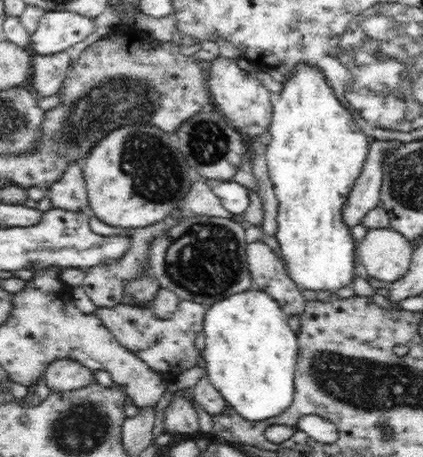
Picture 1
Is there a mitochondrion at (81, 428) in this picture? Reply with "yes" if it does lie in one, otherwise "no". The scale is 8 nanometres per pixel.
yes

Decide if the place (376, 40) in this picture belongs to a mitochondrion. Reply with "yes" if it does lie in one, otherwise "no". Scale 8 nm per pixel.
yes

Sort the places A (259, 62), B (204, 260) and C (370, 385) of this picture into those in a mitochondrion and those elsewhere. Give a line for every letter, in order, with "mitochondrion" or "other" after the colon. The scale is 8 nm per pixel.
A: other
B: mitochondrion
C: mitochondrion

